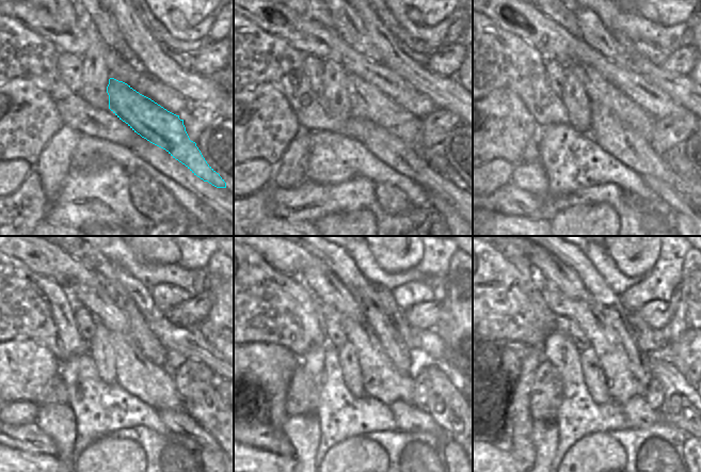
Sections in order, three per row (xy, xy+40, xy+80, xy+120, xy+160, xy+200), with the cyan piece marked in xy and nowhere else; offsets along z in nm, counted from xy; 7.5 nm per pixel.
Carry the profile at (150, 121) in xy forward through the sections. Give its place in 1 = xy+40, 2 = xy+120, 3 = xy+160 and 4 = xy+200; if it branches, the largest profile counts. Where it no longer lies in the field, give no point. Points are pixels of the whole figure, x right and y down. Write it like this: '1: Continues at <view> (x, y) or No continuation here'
1: Continues at xy+40 (367, 101)
2: Continues at xy+120 (96, 299)
3: Continues at xy+160 (323, 284)
4: Continues at xy+200 (546, 265)

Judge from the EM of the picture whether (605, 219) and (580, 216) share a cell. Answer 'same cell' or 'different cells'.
same cell

